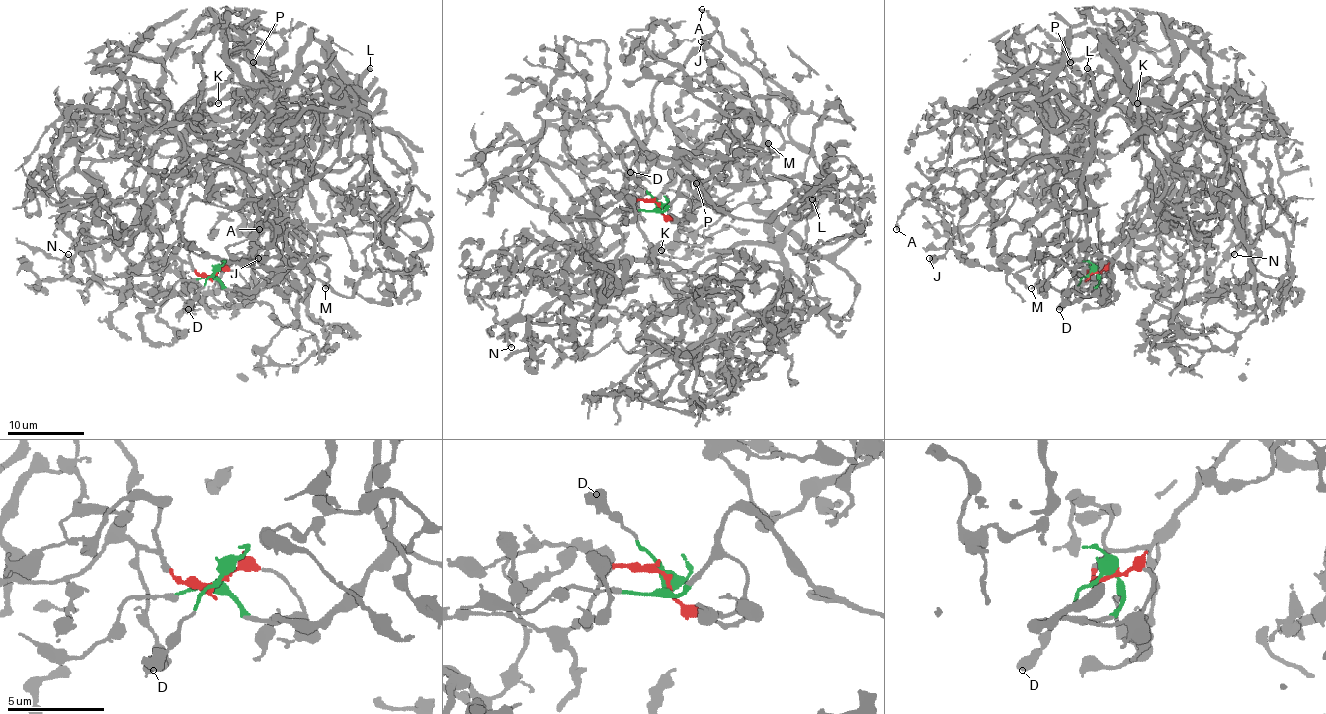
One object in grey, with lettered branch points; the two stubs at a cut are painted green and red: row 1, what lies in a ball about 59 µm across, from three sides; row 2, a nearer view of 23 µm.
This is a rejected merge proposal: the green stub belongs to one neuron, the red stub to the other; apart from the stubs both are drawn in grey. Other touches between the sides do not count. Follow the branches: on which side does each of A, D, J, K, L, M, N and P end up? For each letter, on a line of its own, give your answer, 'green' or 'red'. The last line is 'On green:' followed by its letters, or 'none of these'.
A: green
D: green
J: green
K: green
L: red
M: green
N: red
P: green
On green: A, D, J, K, M, P

